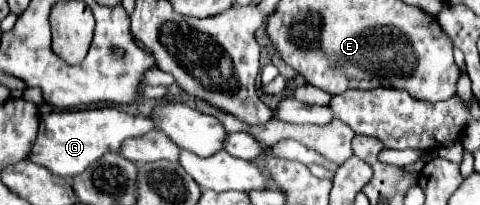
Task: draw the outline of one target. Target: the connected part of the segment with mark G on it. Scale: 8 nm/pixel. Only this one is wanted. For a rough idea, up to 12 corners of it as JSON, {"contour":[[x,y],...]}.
{"contour":[[117,107],[41,115],[29,159],[61,177],[83,173],[149,117]]}

